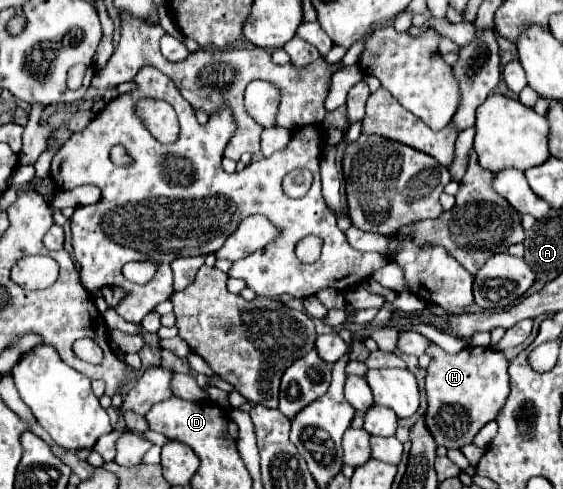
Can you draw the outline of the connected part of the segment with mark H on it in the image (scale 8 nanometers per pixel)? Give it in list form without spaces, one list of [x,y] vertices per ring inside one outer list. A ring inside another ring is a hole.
[[[434,342],[426,354],[432,358],[426,374],[426,426],[432,432],[436,444],[446,448],[466,446],[484,424],[496,418],[508,398],[508,360],[502,352],[476,346],[464,348],[456,354],[448,354]]]

